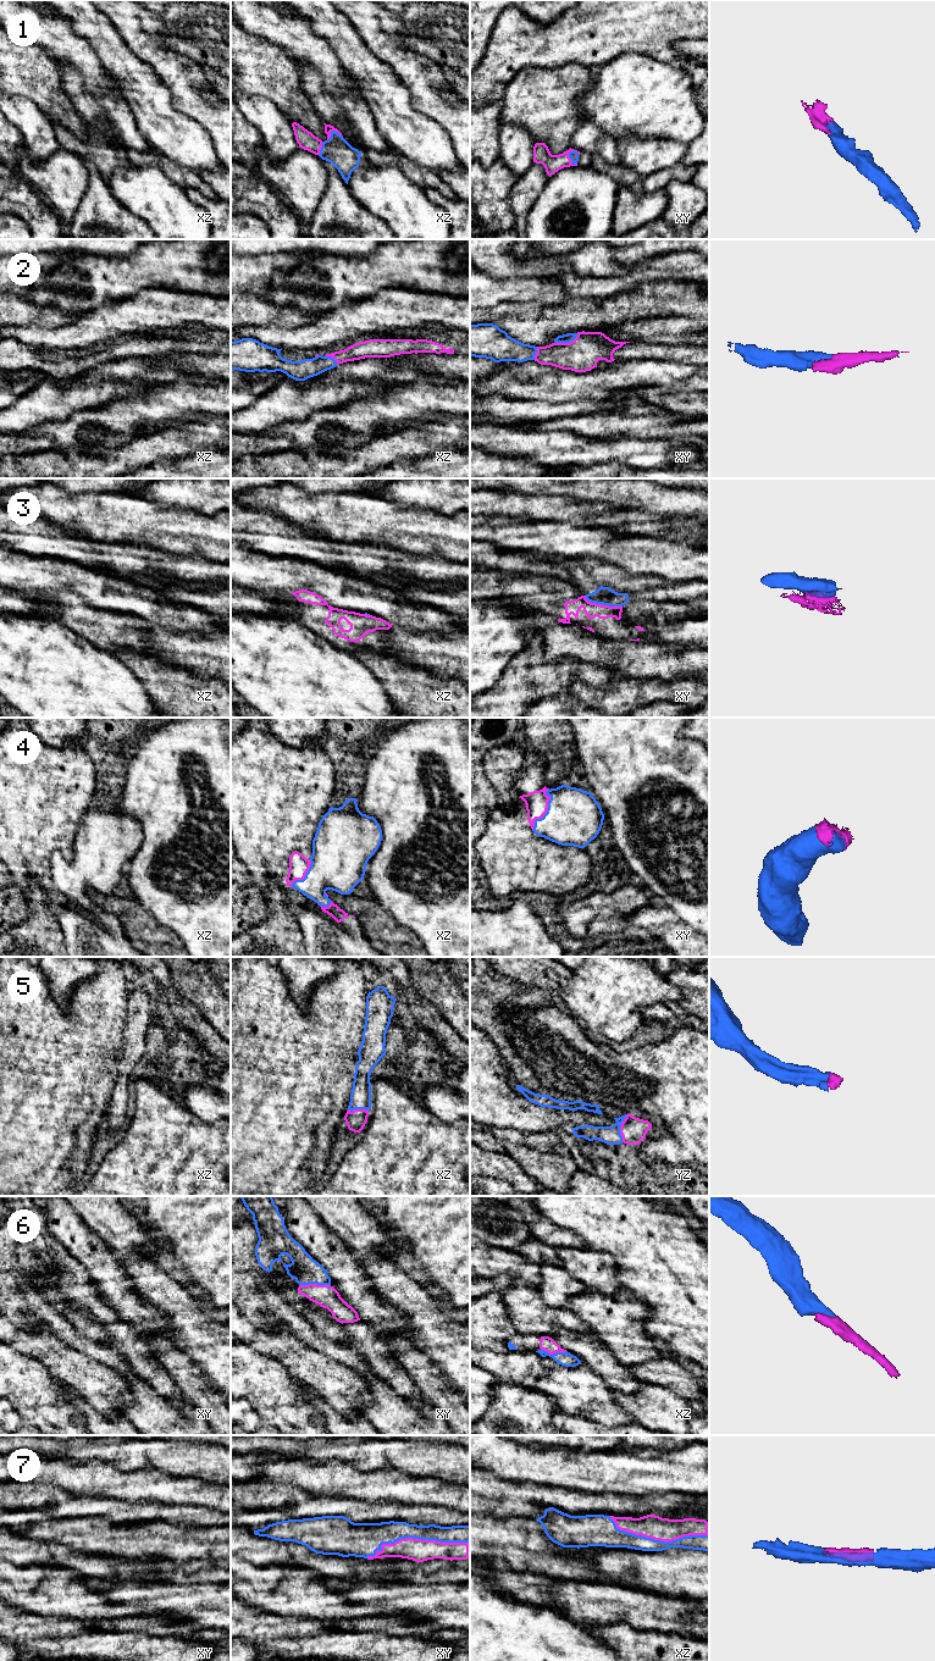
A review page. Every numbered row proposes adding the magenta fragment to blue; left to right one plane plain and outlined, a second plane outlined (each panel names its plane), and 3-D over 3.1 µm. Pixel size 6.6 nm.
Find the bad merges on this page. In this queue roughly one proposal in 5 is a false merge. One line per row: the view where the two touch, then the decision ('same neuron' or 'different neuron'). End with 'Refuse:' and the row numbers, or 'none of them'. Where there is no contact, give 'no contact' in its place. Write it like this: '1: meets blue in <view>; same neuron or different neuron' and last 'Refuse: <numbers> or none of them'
1: meets blue in xy; same neuron
2: meets blue in xy; same neuron
3: meets blue in xy; different neuron
4: meets blue in xy; same neuron
5: meets blue in yz; same neuron
6: meets blue in xy; same neuron
7: meets blue in xy; same neuron
Refuse: 3

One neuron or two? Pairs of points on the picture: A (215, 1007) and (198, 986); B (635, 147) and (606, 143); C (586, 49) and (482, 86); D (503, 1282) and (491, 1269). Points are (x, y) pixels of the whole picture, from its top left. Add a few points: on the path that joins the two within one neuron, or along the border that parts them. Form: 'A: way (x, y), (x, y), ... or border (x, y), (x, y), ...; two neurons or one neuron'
A: way (214, 1002), (203, 991); one neuron
B: border (617, 140), (620, 162); two neurons
C: way (560, 49), (518, 50), (508, 60); one neuron
D: border (482, 1277), (509, 1275), (514, 1280); two neurons

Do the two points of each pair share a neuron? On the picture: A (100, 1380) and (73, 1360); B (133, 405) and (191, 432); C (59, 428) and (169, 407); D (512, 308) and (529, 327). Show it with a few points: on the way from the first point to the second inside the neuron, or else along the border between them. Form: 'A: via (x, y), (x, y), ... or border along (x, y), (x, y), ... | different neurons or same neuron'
A: via (94, 1379), (79, 1366) | same neuron
B: border along (208, 420), (177, 427), (166, 427) | different neurons
C: via (86, 419), (121, 419), (142, 409) | same neuron
D: via (514, 313), (524, 322) | same neuron

